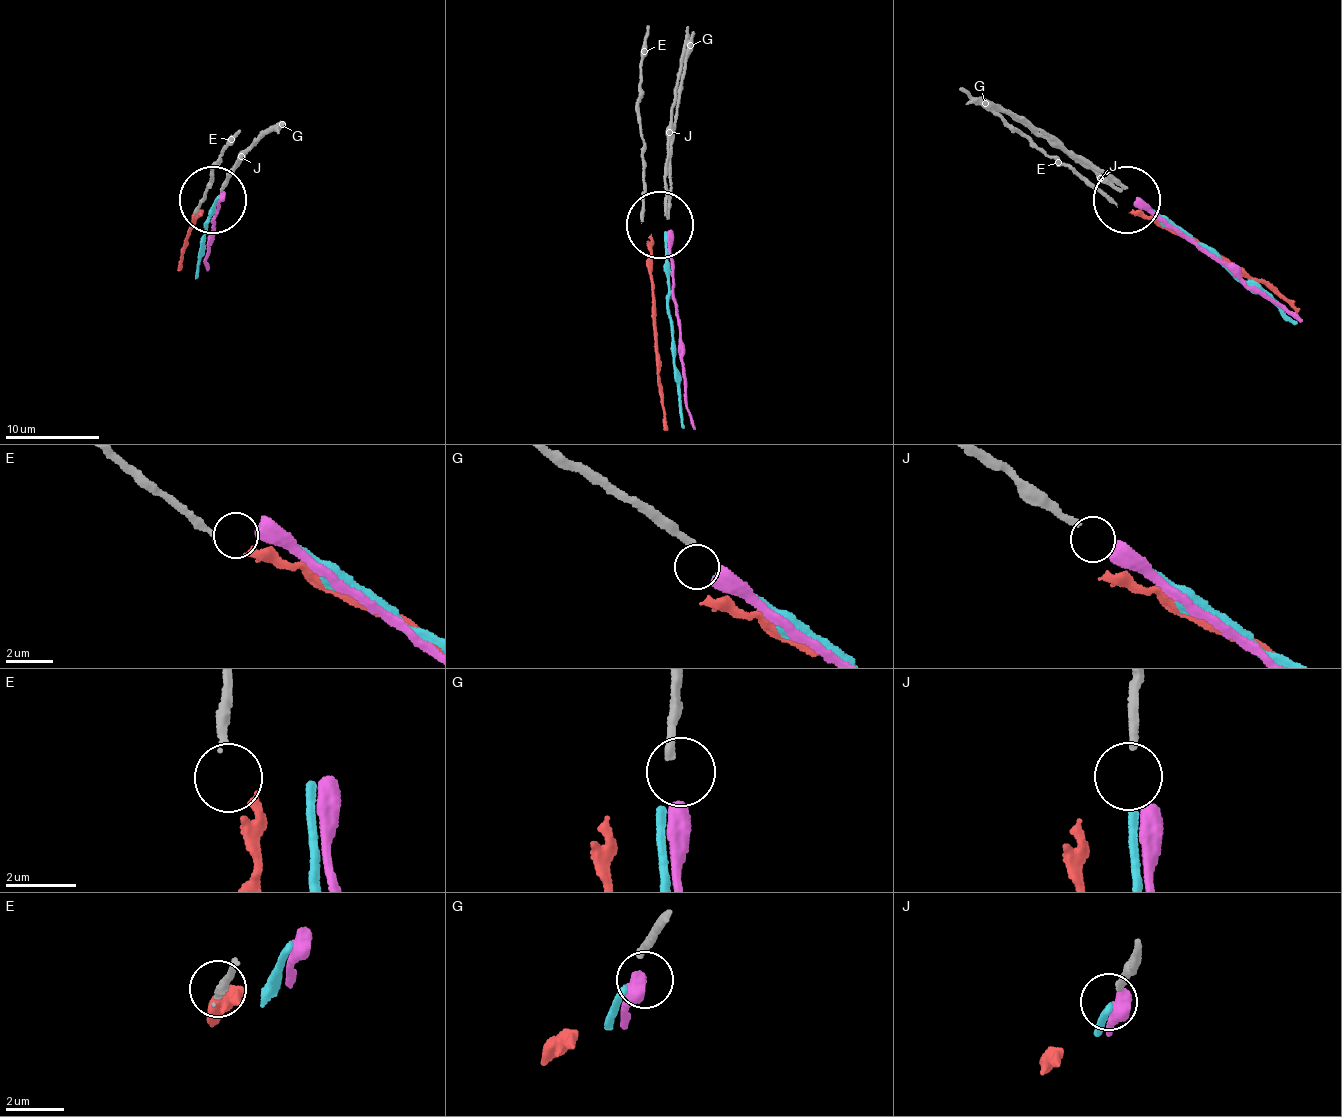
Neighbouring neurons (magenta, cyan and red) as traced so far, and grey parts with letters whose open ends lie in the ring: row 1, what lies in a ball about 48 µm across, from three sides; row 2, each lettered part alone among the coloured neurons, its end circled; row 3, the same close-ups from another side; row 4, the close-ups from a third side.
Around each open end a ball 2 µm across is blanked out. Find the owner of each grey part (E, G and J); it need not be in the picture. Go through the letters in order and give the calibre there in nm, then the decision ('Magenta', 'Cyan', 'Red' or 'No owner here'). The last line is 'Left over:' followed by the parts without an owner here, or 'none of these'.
E: Thickness 190 nm. No owner here
G: Thickness 260 nm. Magenta
J: Thickness 260 nm. Cyan
Left over: E

